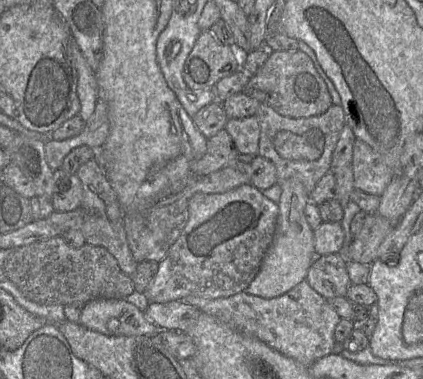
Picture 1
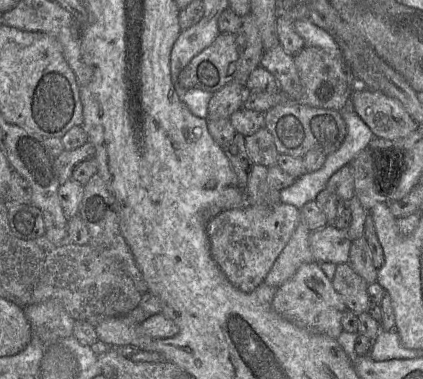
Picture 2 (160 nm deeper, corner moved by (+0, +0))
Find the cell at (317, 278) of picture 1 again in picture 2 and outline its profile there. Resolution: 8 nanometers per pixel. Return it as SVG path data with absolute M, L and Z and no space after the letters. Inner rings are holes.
M348 263L337 264L331 282L349 310L357 316L364 312L368 313L371 303L367 292L369 284Z

